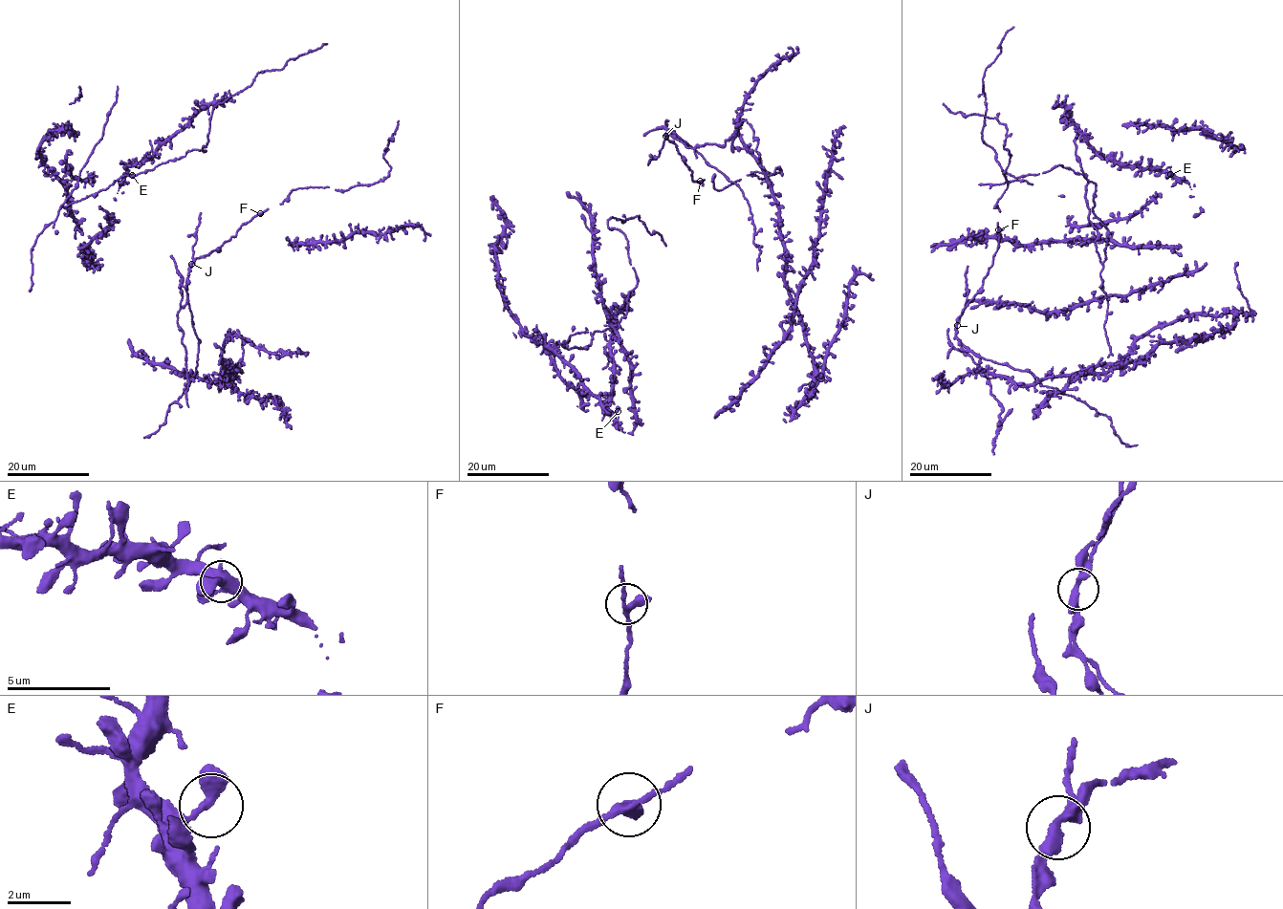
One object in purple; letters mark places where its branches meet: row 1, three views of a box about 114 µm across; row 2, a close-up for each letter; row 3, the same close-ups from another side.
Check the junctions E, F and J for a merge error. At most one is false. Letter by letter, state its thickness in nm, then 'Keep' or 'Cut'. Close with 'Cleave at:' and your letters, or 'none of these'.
E: Thickness 360 nm. Keep
F: Thickness 360 nm. Keep
J: Thickness 360 nm. Cut
Cleave at: J

